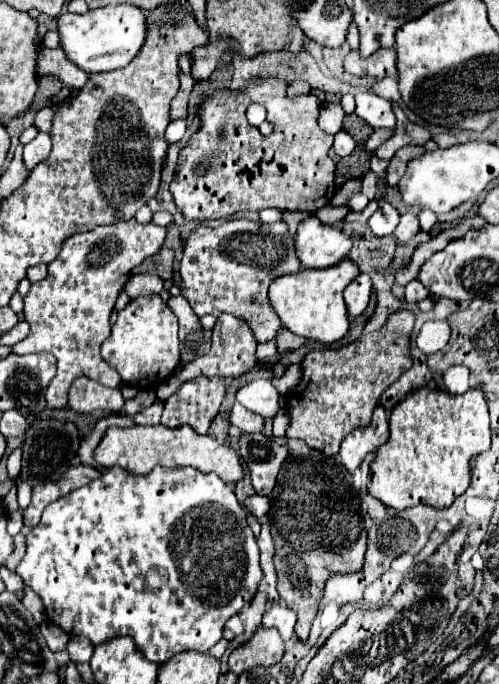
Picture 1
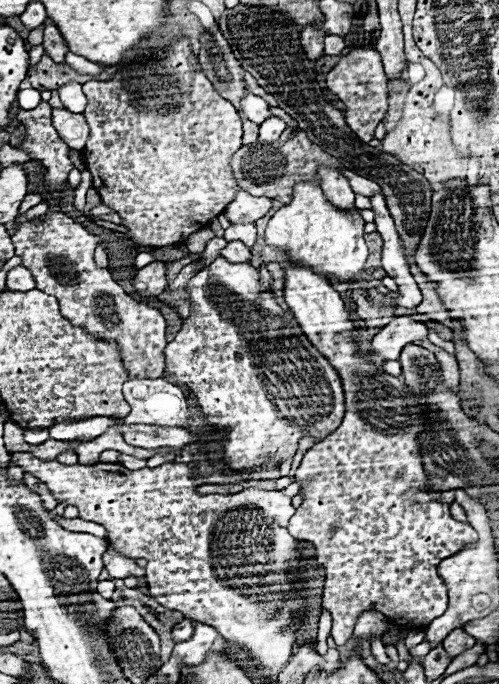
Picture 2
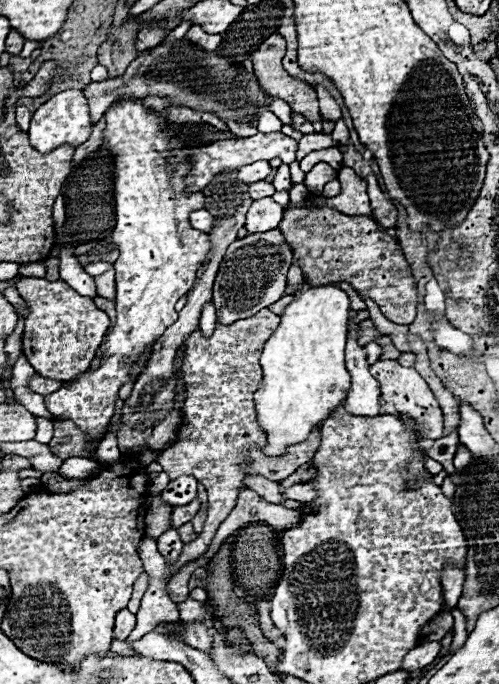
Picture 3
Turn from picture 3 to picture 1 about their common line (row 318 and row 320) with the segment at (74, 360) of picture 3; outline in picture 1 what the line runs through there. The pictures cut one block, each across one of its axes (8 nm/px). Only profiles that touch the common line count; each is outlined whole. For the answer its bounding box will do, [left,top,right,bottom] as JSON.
[14,218,166,408]

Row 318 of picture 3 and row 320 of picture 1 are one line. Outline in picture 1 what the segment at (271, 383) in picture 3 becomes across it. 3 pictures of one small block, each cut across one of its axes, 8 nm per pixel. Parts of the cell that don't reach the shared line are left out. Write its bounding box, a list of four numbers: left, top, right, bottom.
[268,258,360,344]

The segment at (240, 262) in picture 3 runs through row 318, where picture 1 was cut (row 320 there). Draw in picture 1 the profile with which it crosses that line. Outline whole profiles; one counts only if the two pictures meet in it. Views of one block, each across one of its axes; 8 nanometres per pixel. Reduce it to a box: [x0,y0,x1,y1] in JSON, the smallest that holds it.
[156,314,258,402]

